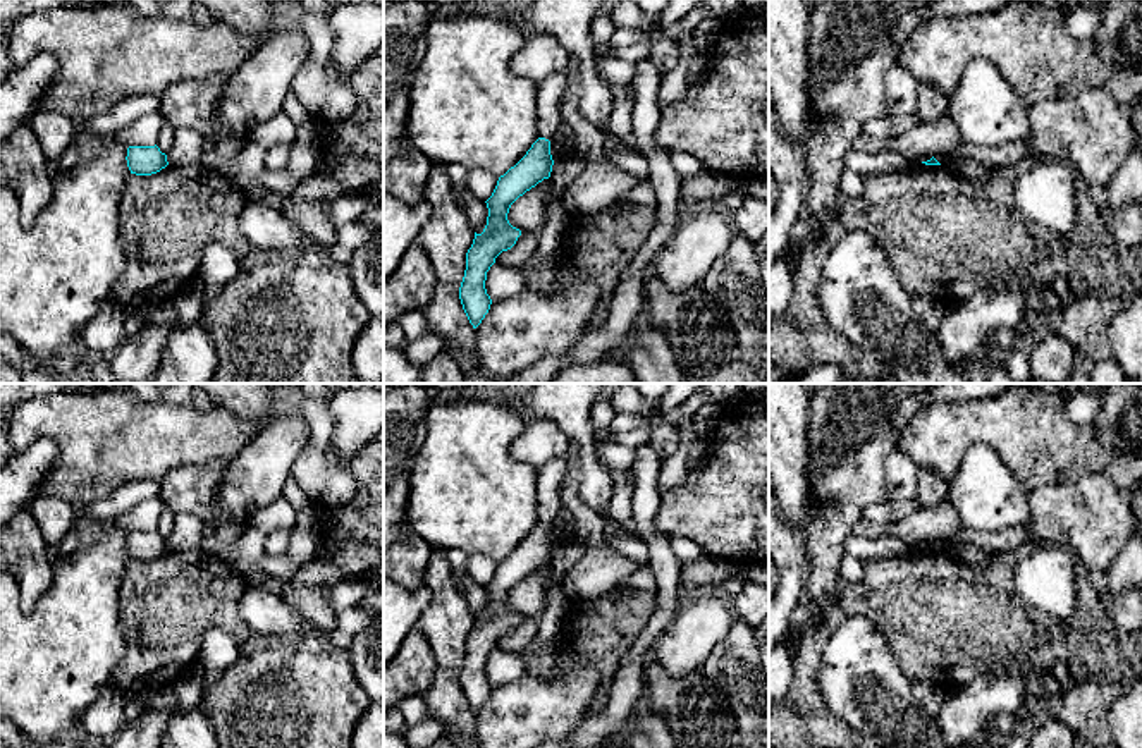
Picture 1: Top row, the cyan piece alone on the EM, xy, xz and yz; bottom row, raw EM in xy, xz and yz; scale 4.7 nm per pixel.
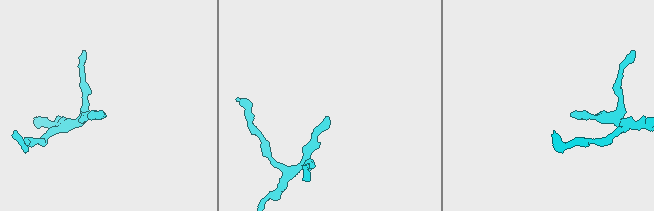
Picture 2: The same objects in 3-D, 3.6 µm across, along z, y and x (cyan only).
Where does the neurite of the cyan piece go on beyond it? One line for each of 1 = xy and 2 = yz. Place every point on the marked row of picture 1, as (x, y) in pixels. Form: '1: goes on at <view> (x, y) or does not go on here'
1: does not go on here
2: does not go on here

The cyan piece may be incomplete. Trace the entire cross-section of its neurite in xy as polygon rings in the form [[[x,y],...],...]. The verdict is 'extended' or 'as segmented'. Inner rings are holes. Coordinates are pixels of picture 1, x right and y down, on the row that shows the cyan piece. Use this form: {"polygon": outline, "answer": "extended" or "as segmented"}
{"polygon": [[[129,146],[127,148],[127,167],[131,174],[151,175],[169,165],[167,155],[155,146]]], "answer": "as segmented"}

